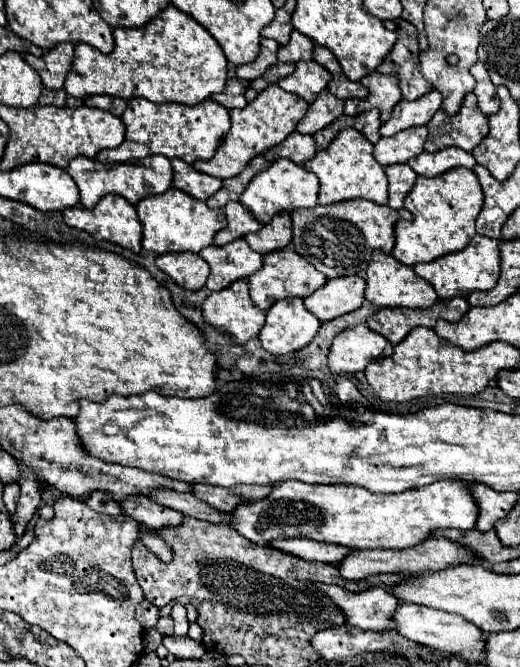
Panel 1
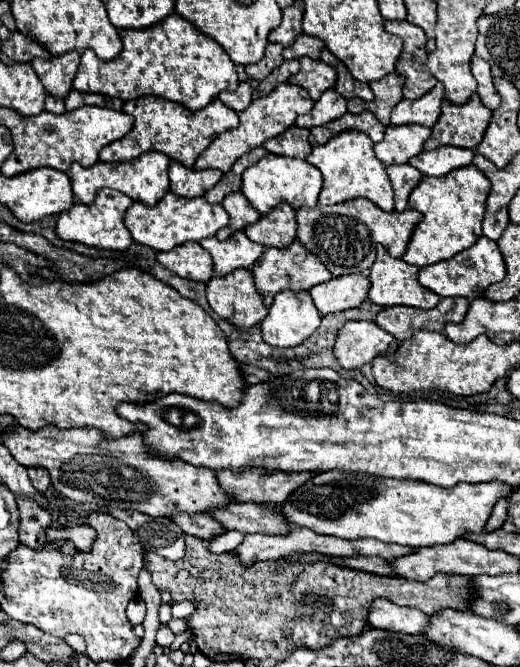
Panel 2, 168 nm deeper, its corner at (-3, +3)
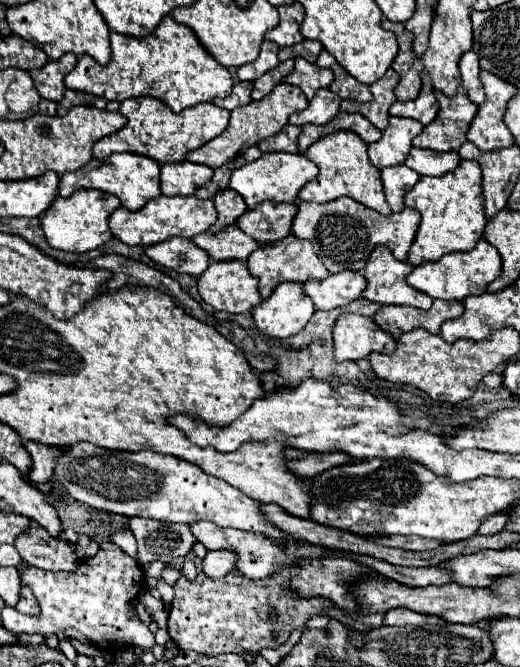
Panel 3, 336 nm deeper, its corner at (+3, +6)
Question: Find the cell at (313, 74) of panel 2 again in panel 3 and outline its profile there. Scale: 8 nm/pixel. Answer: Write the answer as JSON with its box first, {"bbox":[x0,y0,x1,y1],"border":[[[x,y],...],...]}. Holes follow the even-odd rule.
{"bbox":[284,59,334,99],"border":[[[296,59],[296,67],[294,71],[284,79],[284,83],[296,85],[304,91],[306,99],[312,99],[314,93],[322,87],[328,87],[332,83],[334,75],[328,69],[322,69],[318,65],[308,63],[306,59]]]}

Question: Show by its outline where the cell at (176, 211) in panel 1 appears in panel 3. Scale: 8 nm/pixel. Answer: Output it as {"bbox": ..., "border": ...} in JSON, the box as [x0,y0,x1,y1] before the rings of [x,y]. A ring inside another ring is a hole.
{"bbox":[108,195,216,245],"border":[[[160,195],[152,201],[148,201],[142,209],[138,211],[128,211],[124,207],[118,207],[110,219],[108,219],[108,227],[112,231],[112,235],[116,239],[120,239],[126,245],[156,245],[162,243],[170,237],[194,237],[202,231],[208,231],[210,225],[216,221],[216,209],[212,201],[202,201],[194,195],[188,197],[166,197]]]}

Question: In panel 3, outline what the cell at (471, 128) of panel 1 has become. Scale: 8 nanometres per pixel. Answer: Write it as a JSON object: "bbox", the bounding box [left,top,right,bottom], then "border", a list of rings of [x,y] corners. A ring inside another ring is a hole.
{"bbox":[412,87,478,151],"border":[[[458,87],[454,97],[448,97],[434,89],[434,95],[440,103],[440,111],[436,119],[422,129],[418,137],[414,137],[412,145],[432,151],[458,151],[462,143],[466,143],[466,131],[478,111],[466,91]]]}

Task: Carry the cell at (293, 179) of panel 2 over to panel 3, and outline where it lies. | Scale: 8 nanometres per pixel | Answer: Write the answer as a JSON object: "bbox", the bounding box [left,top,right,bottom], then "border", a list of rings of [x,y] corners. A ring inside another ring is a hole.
{"bbox":[230,153,318,209],"border":[[[268,153],[262,155],[254,163],[246,163],[238,167],[230,177],[230,189],[240,193],[248,205],[254,209],[262,201],[276,201],[276,203],[294,203],[298,199],[298,191],[318,175],[316,163],[312,163],[302,153]]]}

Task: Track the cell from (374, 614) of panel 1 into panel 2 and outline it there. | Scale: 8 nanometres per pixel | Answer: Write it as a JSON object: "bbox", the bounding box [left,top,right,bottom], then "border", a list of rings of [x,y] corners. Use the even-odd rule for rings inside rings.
{"bbox":[368,600,428,634],"border":[[[374,600],[374,604],[370,606],[368,624],[372,628],[382,628],[382,630],[420,634],[428,624],[428,616],[414,608],[398,606],[390,600]]]}

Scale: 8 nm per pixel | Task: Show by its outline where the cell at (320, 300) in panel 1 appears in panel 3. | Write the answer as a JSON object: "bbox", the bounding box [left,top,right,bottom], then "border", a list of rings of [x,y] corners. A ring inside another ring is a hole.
{"bbox":[304,271,366,311],"border":[[[342,271],[328,275],[324,281],[306,281],[304,291],[312,297],[316,309],[328,311],[334,307],[348,305],[358,299],[366,289],[366,279],[356,271]]]}

